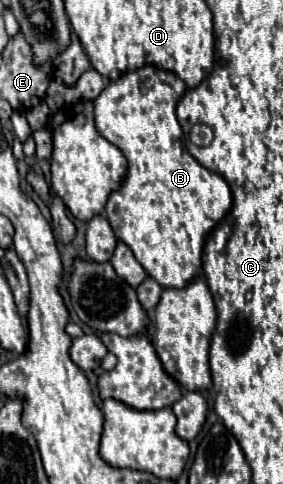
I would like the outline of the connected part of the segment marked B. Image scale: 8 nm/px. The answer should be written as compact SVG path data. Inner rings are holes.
M143 67L121 75L117 81L109 83L109 87L105 87L103 93L95 99L95 125L99 133L109 143L119 147L129 161L127 177L121 189L111 193L105 205L105 215L117 239L129 245L147 275L155 279L163 289L183 289L201 275L203 245L217 223L229 213L233 201L227 181L223 181L223 177L217 173L201 167L185 147L183 129L175 115L179 97L183 97L185 91L187 85L175 73L161 71L157 67Z

